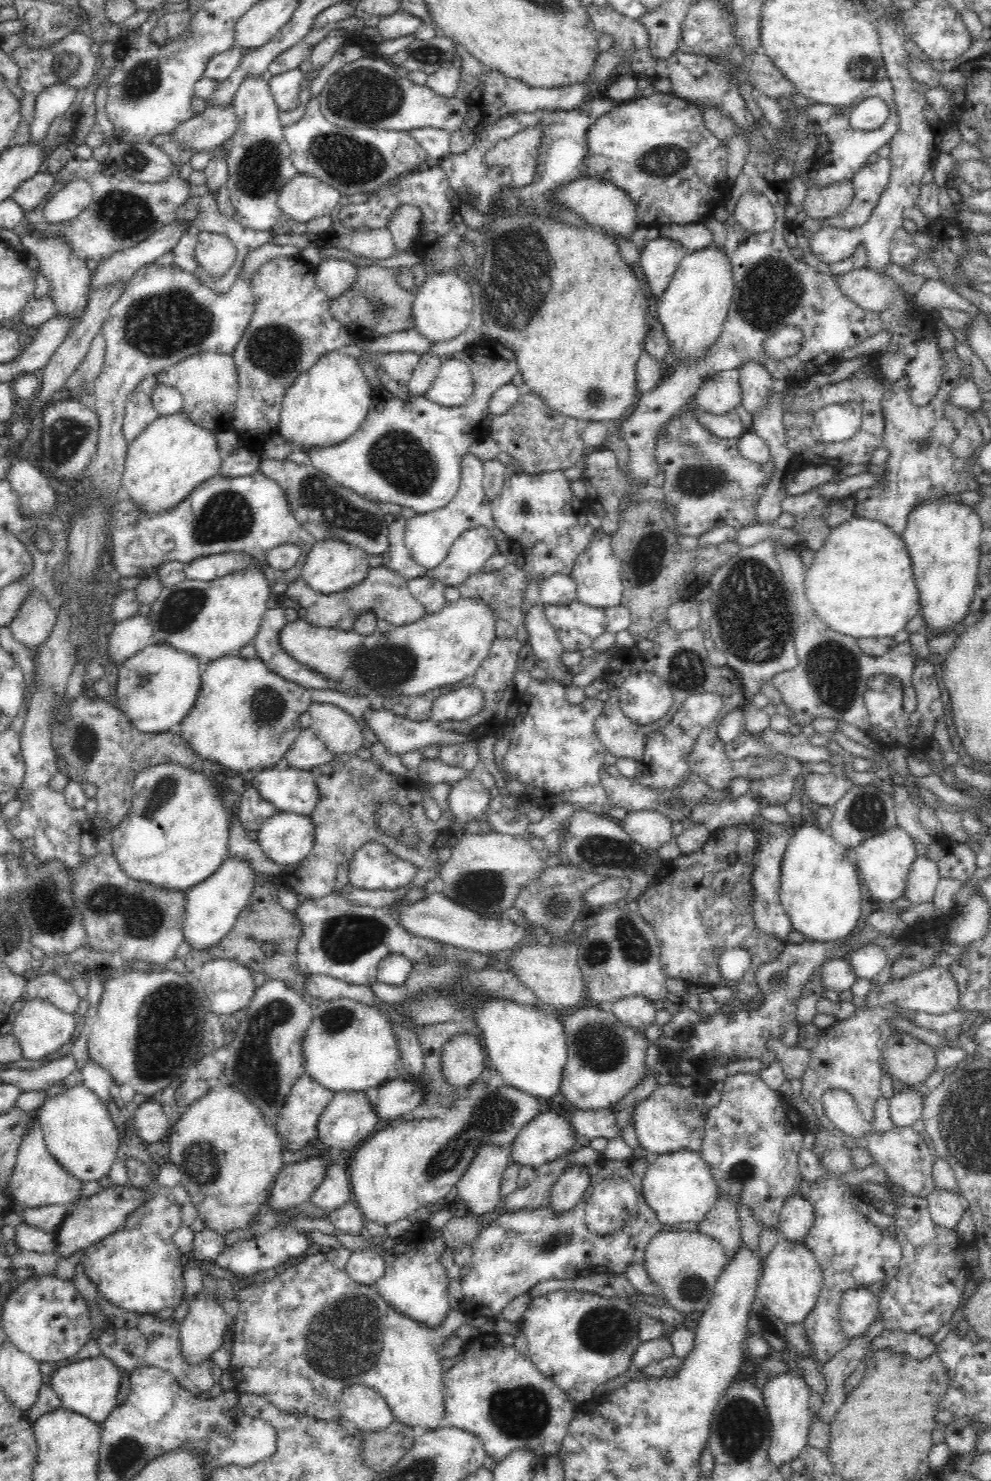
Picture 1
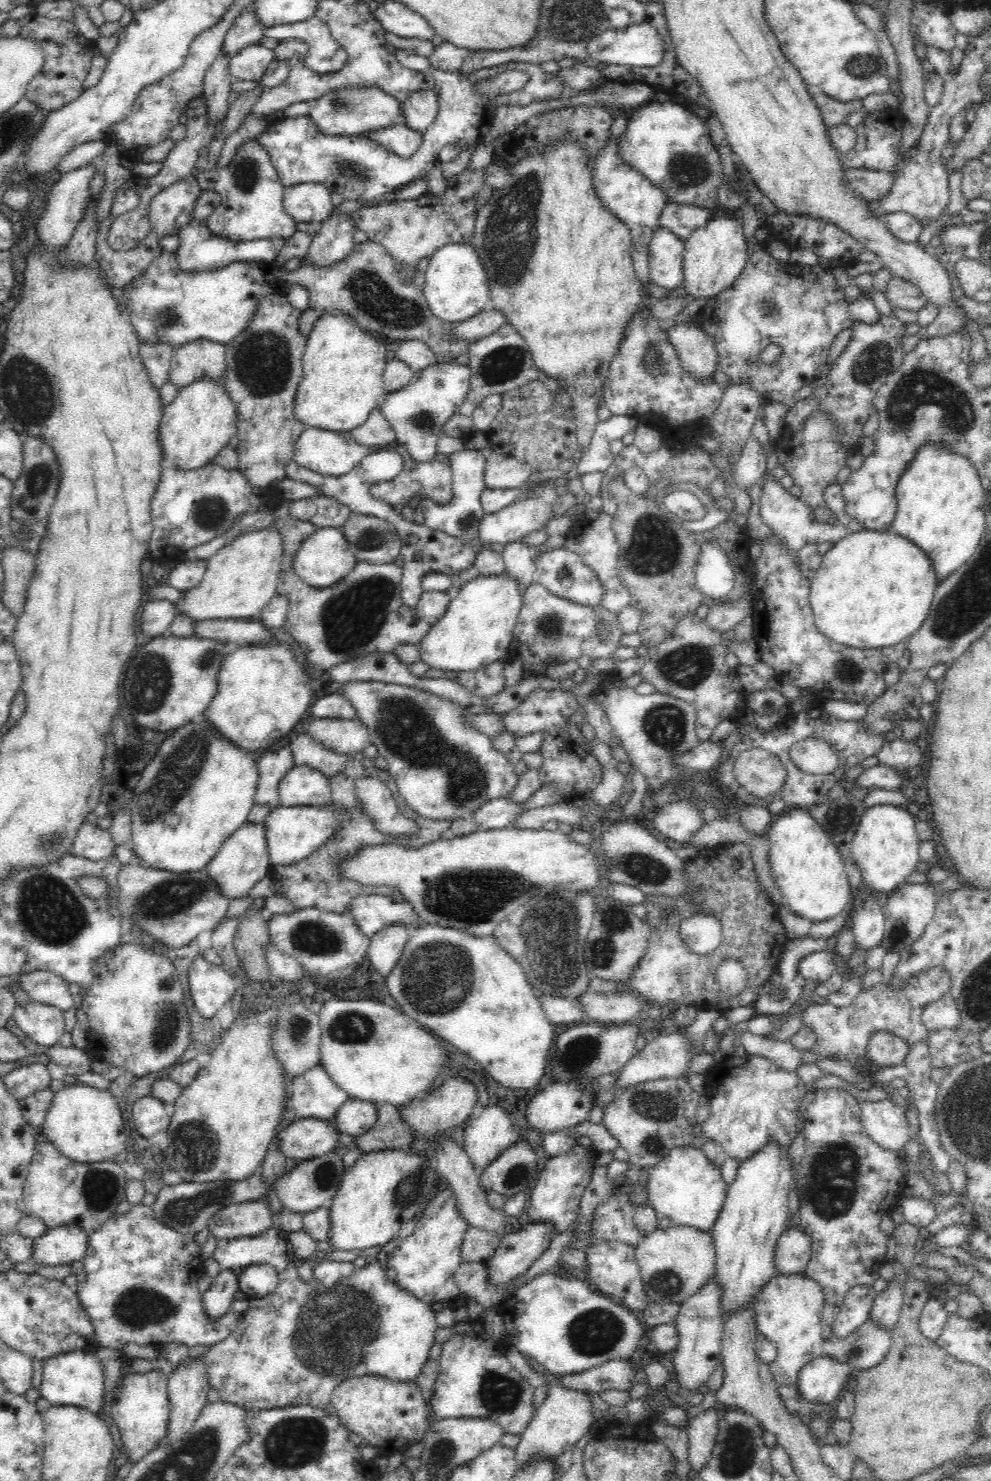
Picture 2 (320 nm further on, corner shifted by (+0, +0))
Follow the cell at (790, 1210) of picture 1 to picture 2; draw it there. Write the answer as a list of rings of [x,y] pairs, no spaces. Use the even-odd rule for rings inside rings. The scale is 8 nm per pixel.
[[[789,1226],[774,1250],[774,1275],[804,1274],[811,1257],[810,1237],[802,1229]]]

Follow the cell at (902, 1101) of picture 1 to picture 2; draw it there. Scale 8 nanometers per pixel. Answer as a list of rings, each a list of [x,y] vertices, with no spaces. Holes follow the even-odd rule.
[[[883,1099],[879,1101],[858,1101],[860,1120],[866,1133],[882,1149],[903,1153],[903,1146],[909,1139],[908,1118],[902,1103]]]

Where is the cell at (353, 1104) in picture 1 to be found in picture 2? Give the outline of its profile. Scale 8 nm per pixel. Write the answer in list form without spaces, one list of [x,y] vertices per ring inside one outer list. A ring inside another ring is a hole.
[[[297,1118],[279,1130],[275,1138],[280,1139],[278,1149],[282,1151],[284,1157],[302,1161],[332,1151],[338,1140],[338,1131],[332,1120]]]

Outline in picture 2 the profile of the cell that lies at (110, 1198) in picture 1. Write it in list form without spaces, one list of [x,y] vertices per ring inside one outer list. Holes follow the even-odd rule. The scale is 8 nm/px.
[[[78,1225],[46,1229],[34,1239],[31,1260],[42,1266],[69,1265],[84,1256],[88,1236]]]

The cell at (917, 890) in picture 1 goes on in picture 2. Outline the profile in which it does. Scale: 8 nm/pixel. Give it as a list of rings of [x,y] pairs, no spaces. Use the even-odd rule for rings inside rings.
[[[929,882],[925,884],[903,883],[895,889],[883,906],[884,915],[884,935],[877,945],[889,952],[904,954],[906,950],[912,948],[912,944],[924,934],[926,926],[932,920],[935,913],[936,895],[934,888]]]

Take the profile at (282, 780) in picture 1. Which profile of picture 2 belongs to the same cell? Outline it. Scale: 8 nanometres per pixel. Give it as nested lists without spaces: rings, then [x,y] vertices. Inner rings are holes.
[[[294,765],[279,786],[280,806],[320,806],[331,802],[328,777],[310,766]]]

